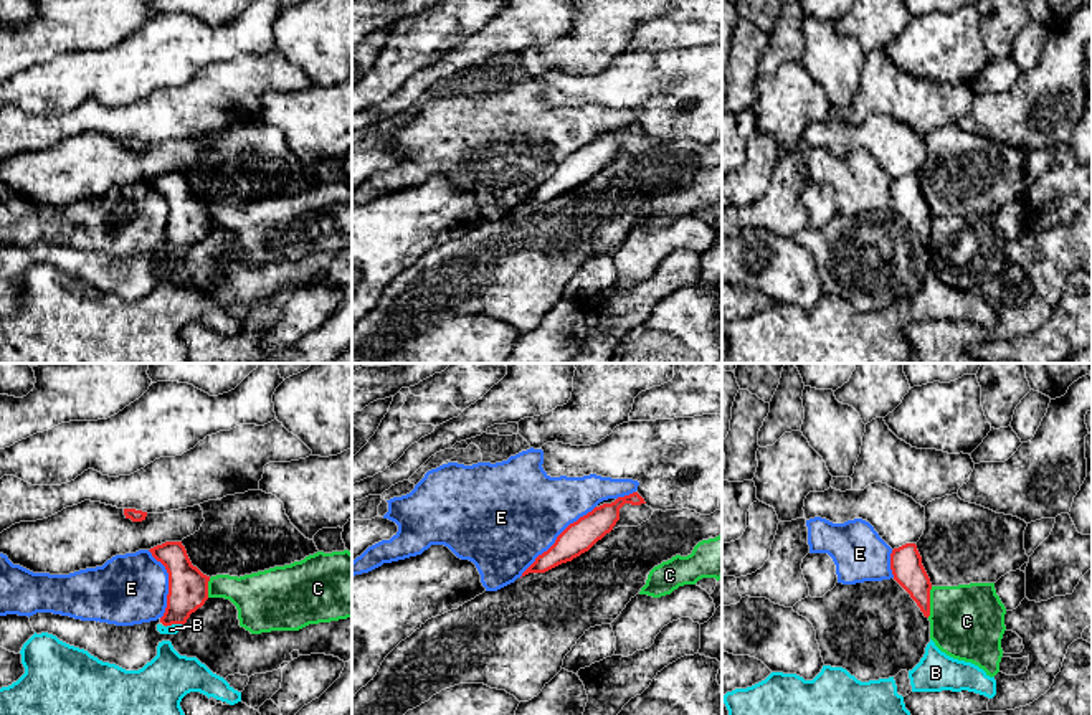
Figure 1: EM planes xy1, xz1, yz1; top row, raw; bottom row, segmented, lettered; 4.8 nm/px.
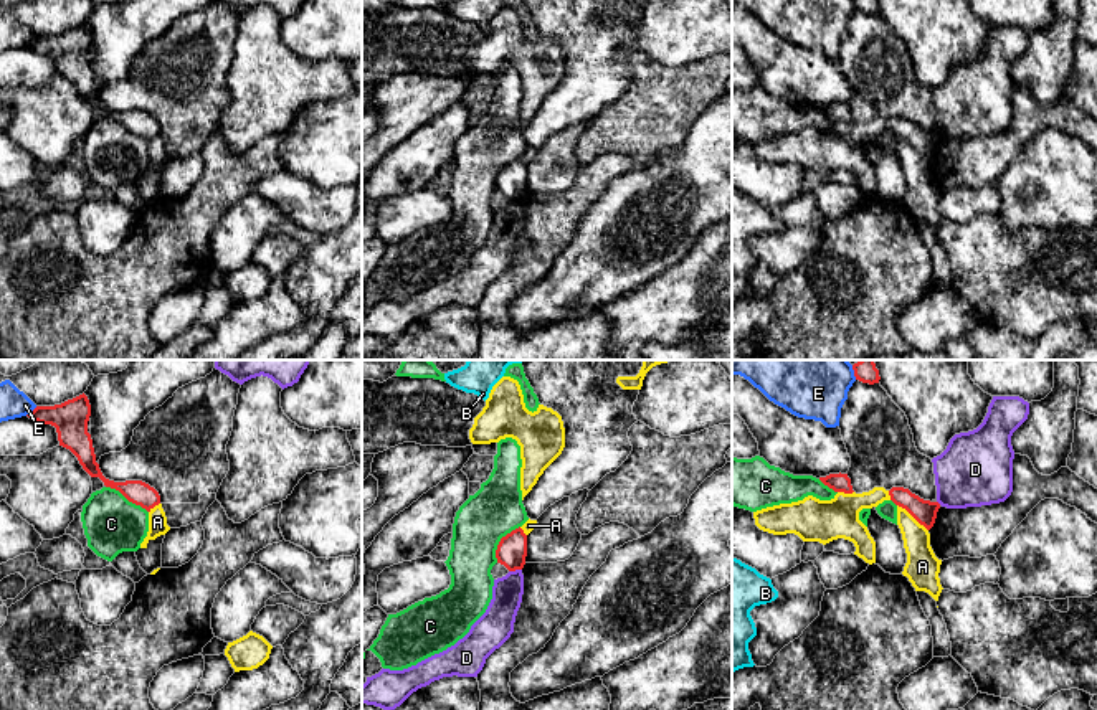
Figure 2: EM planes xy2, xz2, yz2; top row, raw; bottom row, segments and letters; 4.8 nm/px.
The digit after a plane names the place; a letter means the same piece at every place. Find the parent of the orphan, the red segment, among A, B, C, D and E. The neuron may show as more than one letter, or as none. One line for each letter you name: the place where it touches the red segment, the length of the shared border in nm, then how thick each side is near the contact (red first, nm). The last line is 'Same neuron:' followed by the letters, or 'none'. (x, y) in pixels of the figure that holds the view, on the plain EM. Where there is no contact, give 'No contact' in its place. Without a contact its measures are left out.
B: Touches red at xy1 (174, 253). Shared border 70 nm. Thickness 190 nm (red) against 50 nm
Same neuron: B

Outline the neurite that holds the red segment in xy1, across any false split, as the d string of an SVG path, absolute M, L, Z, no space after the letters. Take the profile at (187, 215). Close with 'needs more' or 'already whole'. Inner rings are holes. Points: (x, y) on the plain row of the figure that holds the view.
M165 172L149 180L169 203L167 238L157 261L177 264L192 243L208 230L210 206L192 195L182 172Z; needs more

